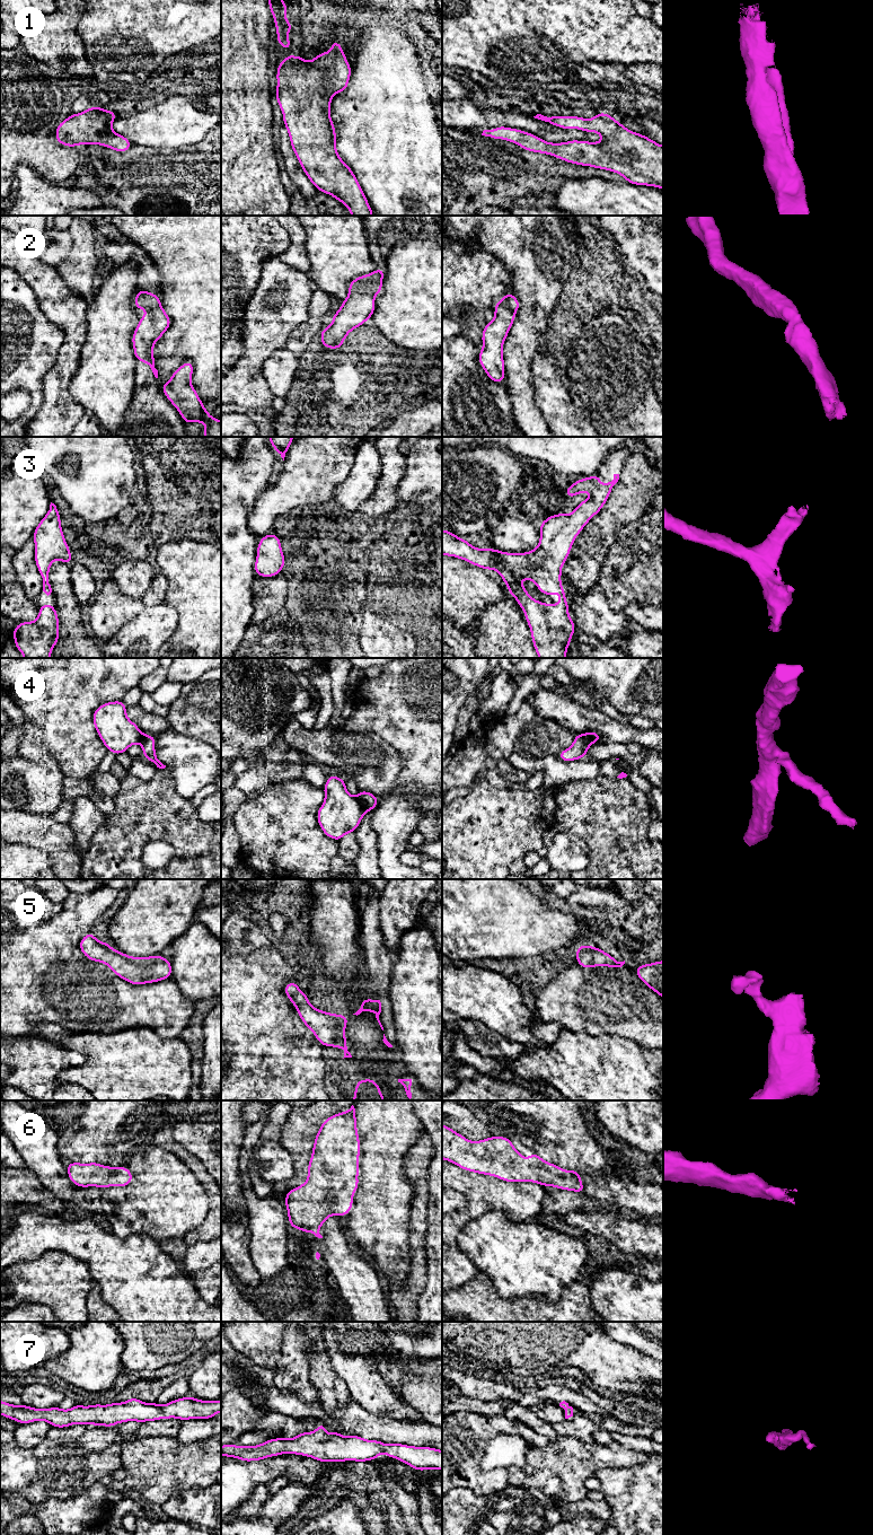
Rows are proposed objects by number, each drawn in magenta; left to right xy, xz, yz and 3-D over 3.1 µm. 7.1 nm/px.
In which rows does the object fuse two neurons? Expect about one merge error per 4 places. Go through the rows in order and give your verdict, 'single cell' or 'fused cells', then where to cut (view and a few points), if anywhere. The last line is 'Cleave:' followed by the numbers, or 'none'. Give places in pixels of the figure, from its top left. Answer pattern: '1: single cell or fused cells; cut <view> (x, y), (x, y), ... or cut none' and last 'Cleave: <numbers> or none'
1: single cell; cut none
2: single cell; cut none
3: single cell; cut none
4: fused cells; cut xz (356, 798), (366, 810)
5: single cell; cut none
6: single cell; cut none
7: single cell; cut none
Cleave: 4

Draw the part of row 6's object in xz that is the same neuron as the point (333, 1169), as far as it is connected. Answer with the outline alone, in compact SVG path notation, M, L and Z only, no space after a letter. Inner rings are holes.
M355 1108L327 1117L318 1130L310 1161L308 1164L308 1178L305 1184L290 1190L285 1194L285 1207L290 1227L300 1229L303 1233L312 1233L316 1237L323 1238L318 1233L321 1225L330 1216L347 1216L352 1209L353 1194L359 1187L359 1155L361 1151L360 1139L356 1129Z

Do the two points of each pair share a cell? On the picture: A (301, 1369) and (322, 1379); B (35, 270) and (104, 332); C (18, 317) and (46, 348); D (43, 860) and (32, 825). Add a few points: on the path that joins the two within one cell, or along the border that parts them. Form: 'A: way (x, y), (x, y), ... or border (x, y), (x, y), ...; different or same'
A: border (309, 1347), (306, 1352), (309, 1377), (319, 1397); different
B: border (88, 303), (87, 339), (84, 342); different
C: way (24, 325), (38, 340); same
D: border (14, 843), (36, 847), (51, 860); different

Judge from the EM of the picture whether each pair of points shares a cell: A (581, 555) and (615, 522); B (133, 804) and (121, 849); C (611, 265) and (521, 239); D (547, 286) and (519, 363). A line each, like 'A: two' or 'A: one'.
A: one
B: one
C: two
D: one

